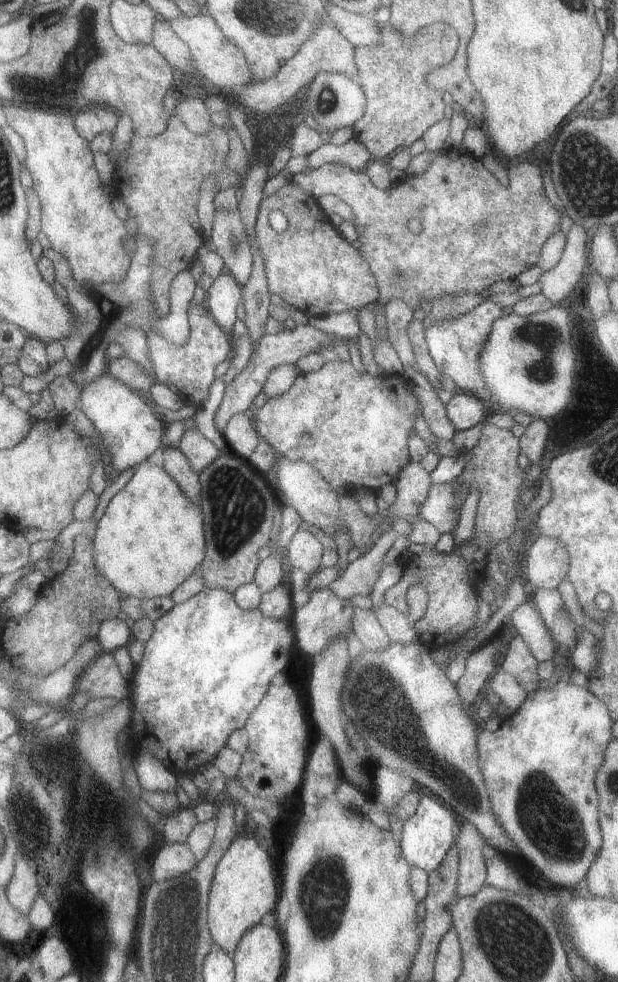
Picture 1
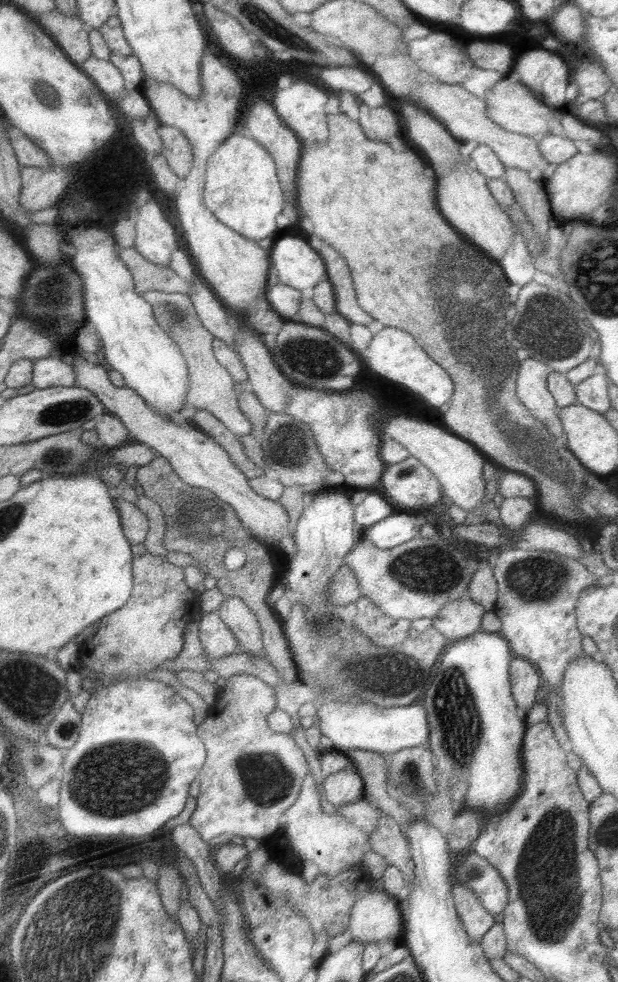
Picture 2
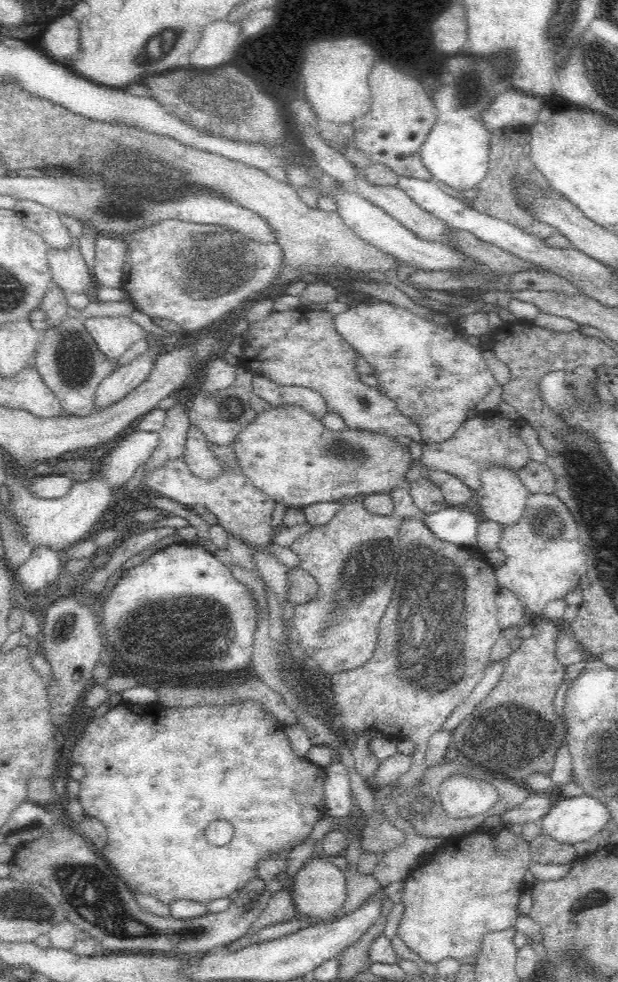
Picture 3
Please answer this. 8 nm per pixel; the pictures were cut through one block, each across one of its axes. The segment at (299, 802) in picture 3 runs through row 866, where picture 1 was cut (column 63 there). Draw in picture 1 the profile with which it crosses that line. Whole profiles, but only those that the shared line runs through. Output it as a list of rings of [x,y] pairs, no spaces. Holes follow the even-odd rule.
[[[5,106],[7,124],[21,136],[27,158],[25,166],[31,174],[31,188],[37,192],[41,202],[41,232],[49,238],[51,250],[59,252],[75,278],[75,282],[85,284],[105,284],[105,282],[121,282],[129,264],[131,254],[127,256],[123,252],[123,242],[127,238],[135,238],[135,232],[131,230],[131,222],[123,222],[113,214],[113,198],[103,194],[103,184],[97,178],[95,166],[93,166],[93,152],[89,150],[89,142],[81,138],[73,126],[73,114],[65,110],[49,110],[45,106],[33,106],[33,108],[17,108],[17,106]]]

